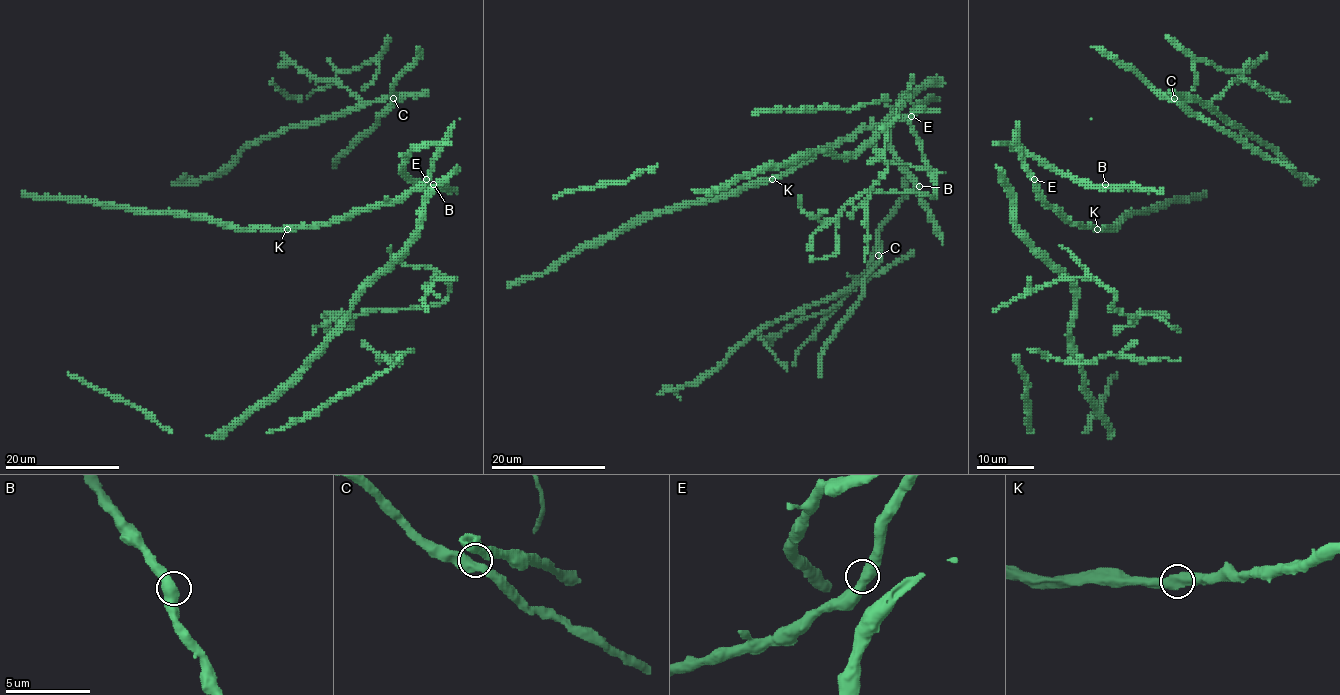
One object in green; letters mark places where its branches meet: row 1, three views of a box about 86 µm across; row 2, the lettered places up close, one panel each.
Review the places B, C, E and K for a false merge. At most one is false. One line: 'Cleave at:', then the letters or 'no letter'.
Cleave at: K

